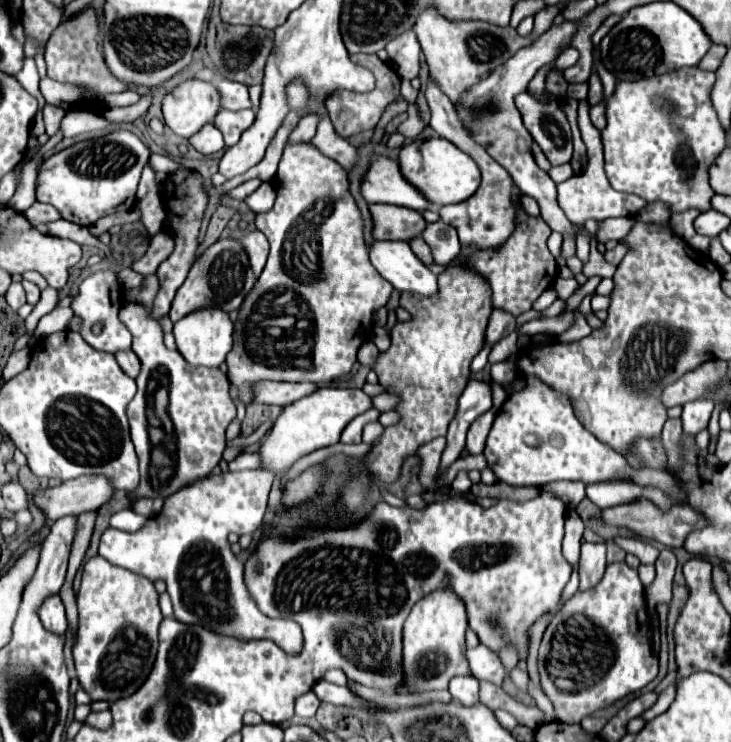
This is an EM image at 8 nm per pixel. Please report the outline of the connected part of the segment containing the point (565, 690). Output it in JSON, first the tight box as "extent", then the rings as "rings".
{"extent":[538,561,658,723],"rings":[[[624,561],[608,565],[602,581],[596,587],[578,591],[570,601],[566,601],[566,605],[548,625],[538,655],[542,689],[554,703],[556,715],[562,723],[580,723],[594,711],[612,705],[628,693],[640,691],[658,675],[658,657],[652,655],[652,647],[646,637],[648,627],[650,623],[644,611],[644,585],[638,571],[628,567]]]}

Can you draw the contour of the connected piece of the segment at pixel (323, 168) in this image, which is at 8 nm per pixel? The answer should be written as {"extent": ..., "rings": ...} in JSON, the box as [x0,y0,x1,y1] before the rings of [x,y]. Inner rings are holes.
{"extent":[226,143,394,405],"rings":[[[288,143],[278,165],[274,189],[276,203],[272,209],[256,213],[256,229],[268,237],[270,255],[260,279],[238,311],[234,323],[234,347],[226,359],[228,381],[238,389],[238,401],[244,405],[254,403],[252,387],[260,381],[330,383],[336,377],[350,373],[358,349],[370,337],[374,313],[386,307],[394,291],[370,263],[370,243],[364,239],[364,219],[350,193],[348,175],[338,161],[320,153],[312,143]],[[300,251],[310,253],[304,257]],[[312,251],[316,251],[318,261],[312,259]]]}

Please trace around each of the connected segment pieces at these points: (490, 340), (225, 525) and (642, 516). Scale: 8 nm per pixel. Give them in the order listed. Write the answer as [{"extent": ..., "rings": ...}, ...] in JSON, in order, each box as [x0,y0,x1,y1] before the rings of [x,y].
[{"extent":[484,311,516,345],"rings":[[[492,311],[484,343],[486,345],[494,345],[504,335],[514,333],[514,331],[516,331],[516,319],[512,319],[512,315],[504,315],[504,311]]]},{"extent":[100,471,303,654],"rings":[[[238,471],[238,473],[216,473],[204,479],[192,481],[190,485],[180,487],[176,493],[166,497],[162,511],[152,517],[140,531],[126,533],[114,527],[108,527],[100,539],[100,555],[112,565],[130,569],[140,573],[152,581],[162,579],[168,585],[168,593],[174,605],[174,617],[188,625],[200,625],[208,631],[234,637],[240,641],[248,639],[268,638],[273,640],[288,654],[299,653],[303,645],[300,626],[292,620],[276,620],[266,617],[256,601],[252,599],[248,587],[244,585],[244,561],[238,559],[232,549],[228,535],[230,533],[248,533],[256,531],[262,523],[268,493],[272,487],[272,475],[264,475],[264,471]]]},{"extent":[602,503,708,547],"rings":[[[634,503],[634,505],[620,505],[620,507],[612,507],[612,509],[604,509],[602,519],[608,525],[626,527],[640,537],[660,541],[666,547],[682,547],[688,531],[692,531],[696,527],[704,527],[708,523],[704,517],[700,517],[692,509],[688,509],[688,505],[686,507],[674,507],[668,513],[660,513],[660,509],[654,507],[652,503]]]}]

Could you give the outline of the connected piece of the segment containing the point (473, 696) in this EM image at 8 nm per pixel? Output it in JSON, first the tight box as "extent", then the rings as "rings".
{"extent":[450,677,480,705],"rings":[[[454,677],[450,681],[450,693],[452,699],[462,705],[476,705],[478,703],[478,691],[480,683],[476,677]]]}

